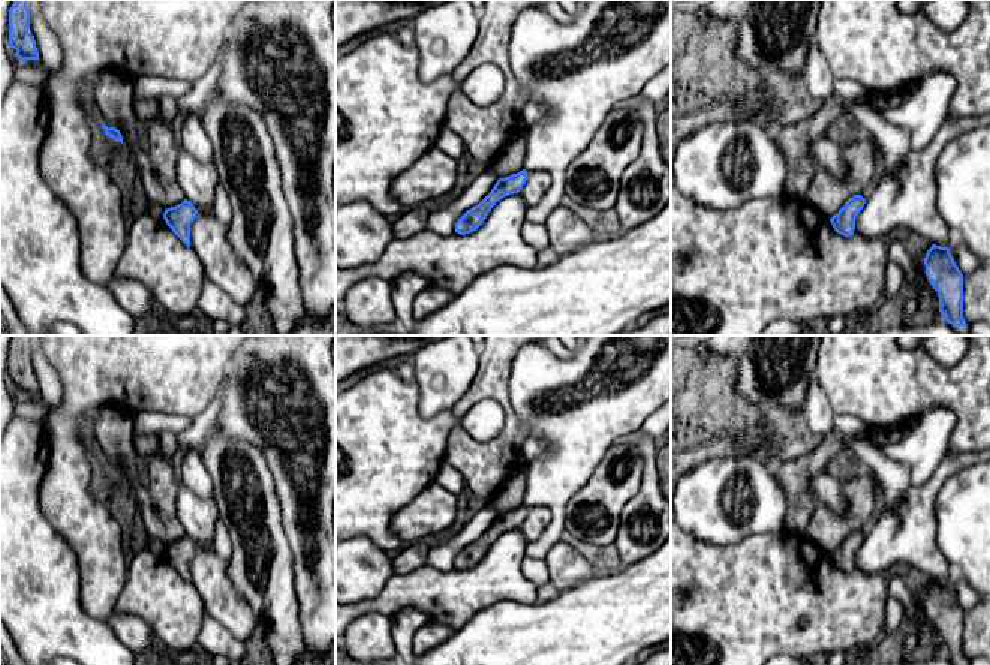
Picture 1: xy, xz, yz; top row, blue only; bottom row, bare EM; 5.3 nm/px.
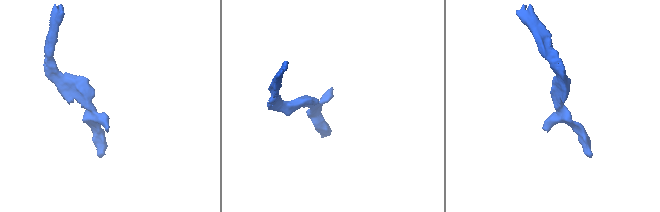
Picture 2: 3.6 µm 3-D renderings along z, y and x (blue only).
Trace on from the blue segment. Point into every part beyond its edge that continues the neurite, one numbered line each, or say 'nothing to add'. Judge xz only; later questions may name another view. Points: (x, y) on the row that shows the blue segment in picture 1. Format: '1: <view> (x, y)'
nothing to add

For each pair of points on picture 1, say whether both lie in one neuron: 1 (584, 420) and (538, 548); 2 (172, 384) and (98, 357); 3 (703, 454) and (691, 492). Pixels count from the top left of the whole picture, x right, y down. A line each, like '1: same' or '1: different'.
1: same
2: same
3: different

